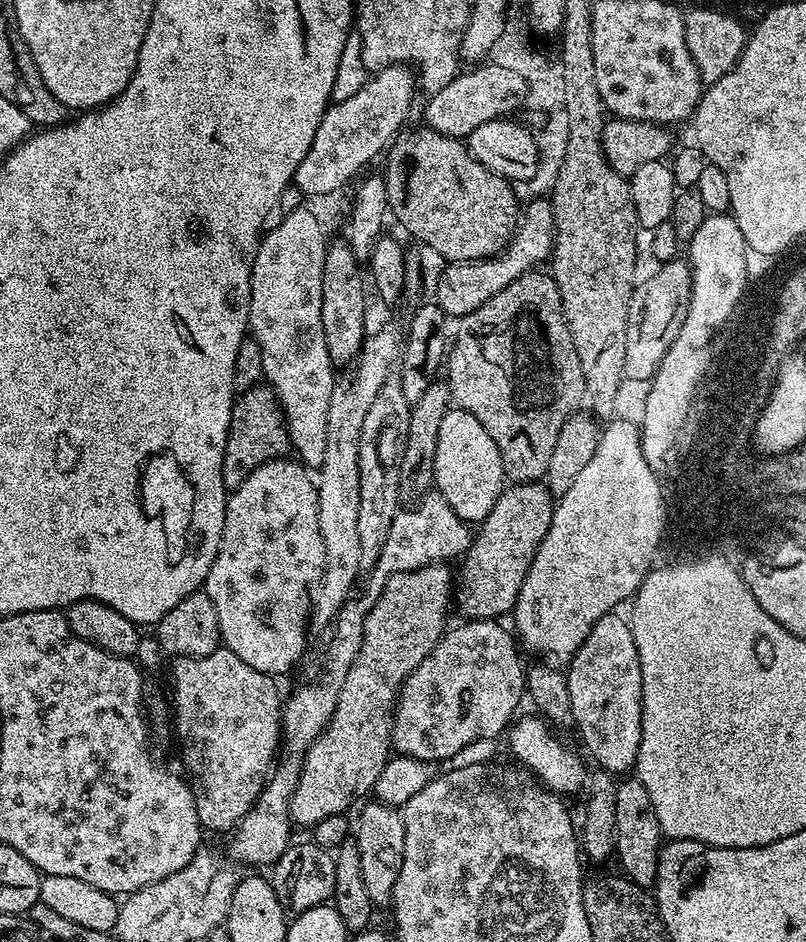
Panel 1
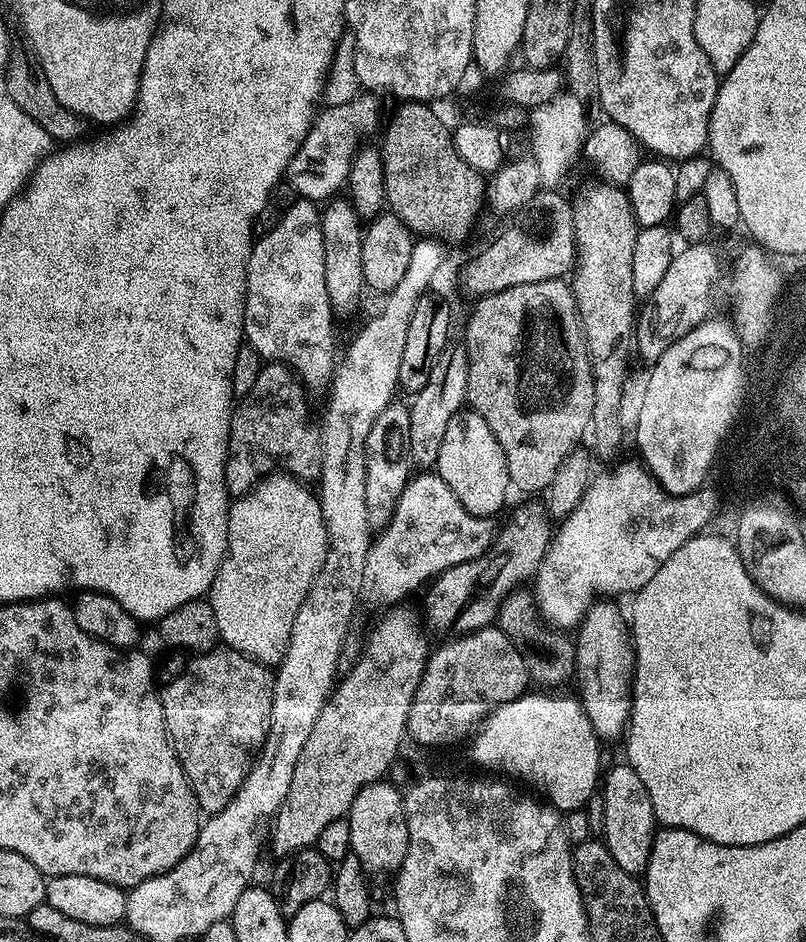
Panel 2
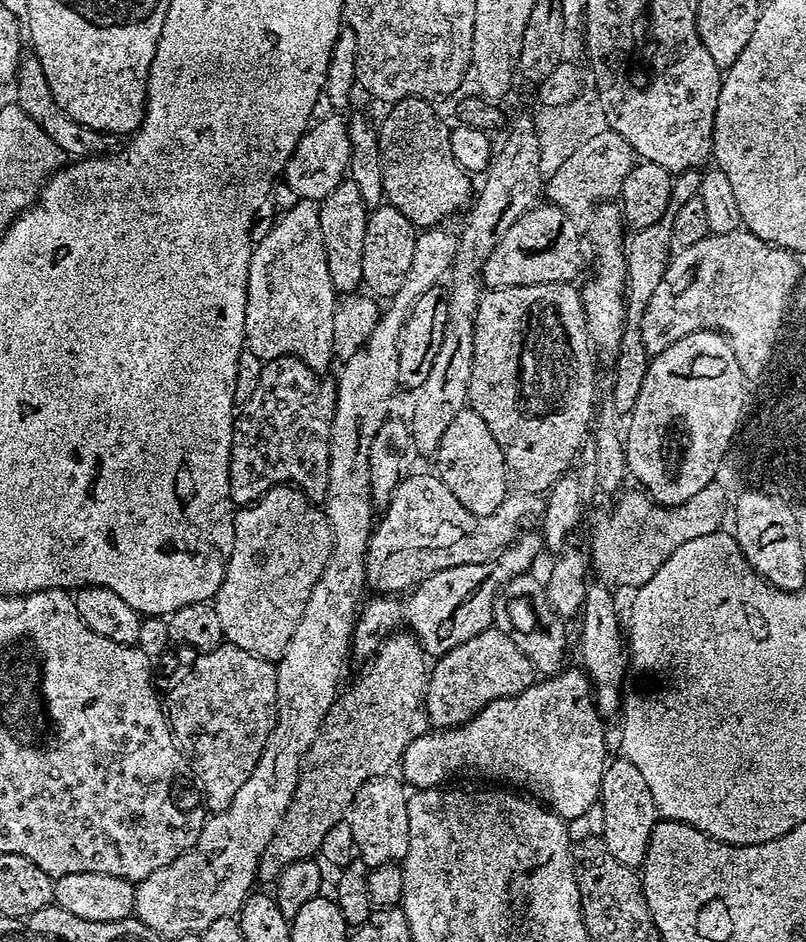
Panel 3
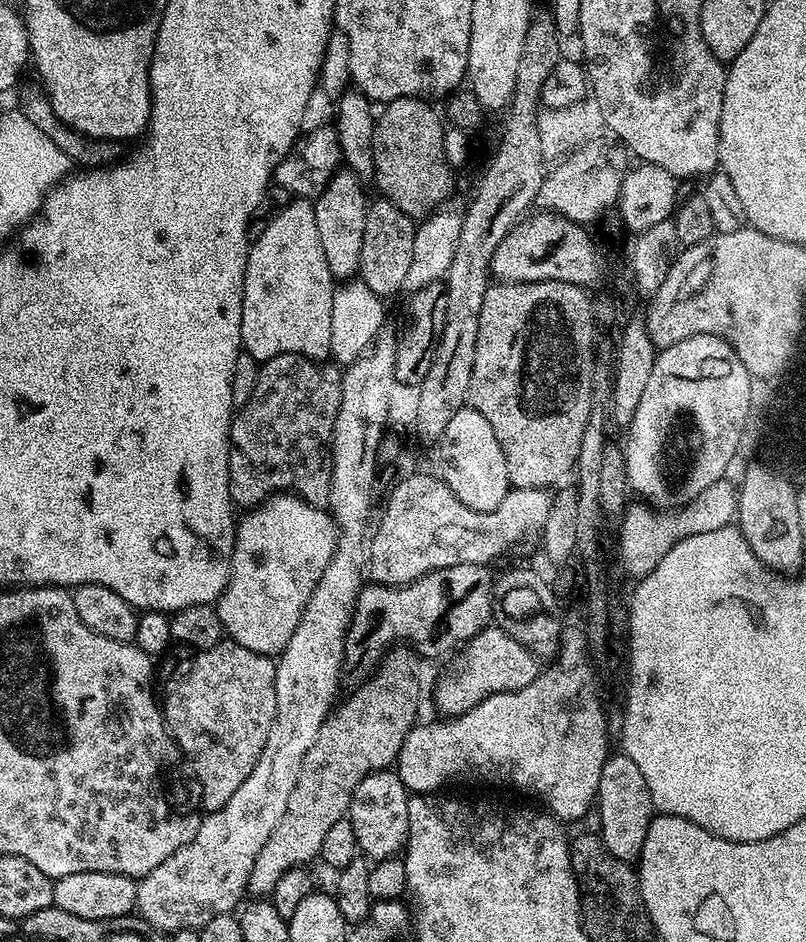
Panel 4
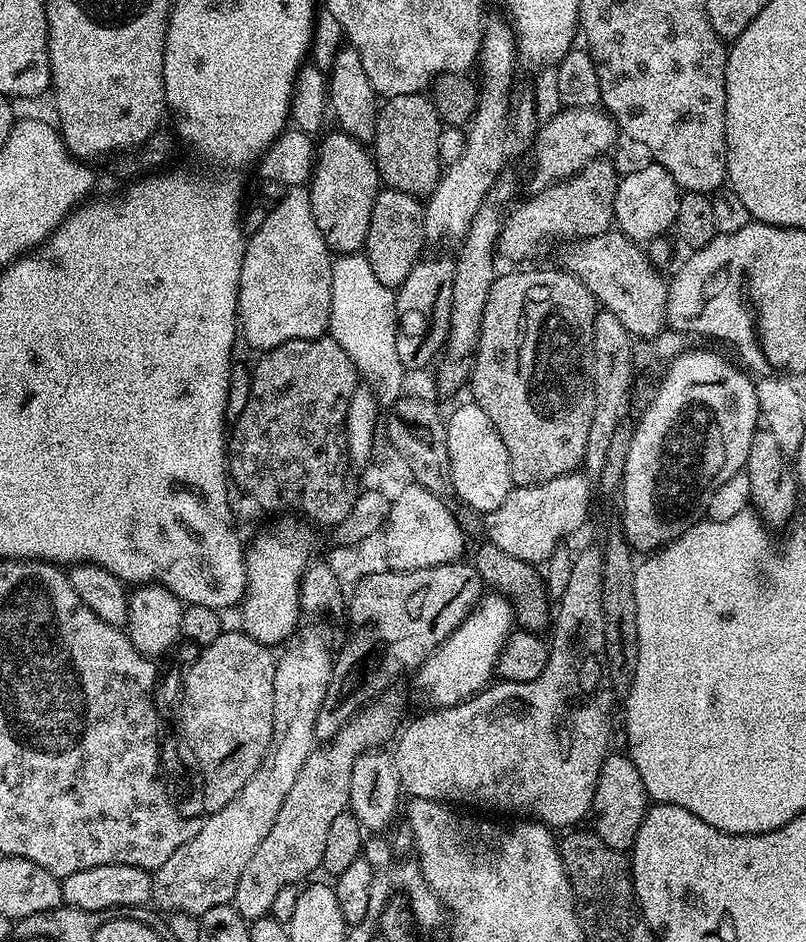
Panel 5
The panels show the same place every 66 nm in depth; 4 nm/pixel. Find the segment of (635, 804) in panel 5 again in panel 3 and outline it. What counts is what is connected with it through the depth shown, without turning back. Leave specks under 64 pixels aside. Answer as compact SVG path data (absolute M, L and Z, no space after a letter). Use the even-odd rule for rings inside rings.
M623 758L613 759L602 774L598 813L604 823L602 839L606 850L622 862L622 866L639 869L646 858L646 850L650 846L650 834L658 822L658 813L654 806L654 798L650 795L650 786L642 779L642 773L634 762Z

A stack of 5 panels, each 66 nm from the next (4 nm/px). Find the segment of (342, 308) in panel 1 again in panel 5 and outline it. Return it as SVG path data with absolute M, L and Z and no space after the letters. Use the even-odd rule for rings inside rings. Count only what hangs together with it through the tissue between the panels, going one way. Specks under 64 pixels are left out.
M334 130L324 141L319 141L308 192L314 219L333 253L359 253L363 249L370 230L370 210L374 210L374 198L381 187L375 159L361 141L341 130Z

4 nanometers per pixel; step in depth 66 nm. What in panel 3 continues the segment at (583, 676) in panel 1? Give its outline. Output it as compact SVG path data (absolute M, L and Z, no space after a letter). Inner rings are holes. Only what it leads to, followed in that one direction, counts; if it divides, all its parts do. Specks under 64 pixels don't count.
M595 583L596 592L587 592L582 607L584 614L584 625L580 628L580 660L583 671L588 673L588 679L592 682L592 694L596 708L600 711L601 717L609 718L621 711L622 695L620 691L624 688L624 675L630 672L630 652L626 647L626 636L622 631L622 620L616 617L616 604L612 601L612 596L608 593L609 589L603 583Z

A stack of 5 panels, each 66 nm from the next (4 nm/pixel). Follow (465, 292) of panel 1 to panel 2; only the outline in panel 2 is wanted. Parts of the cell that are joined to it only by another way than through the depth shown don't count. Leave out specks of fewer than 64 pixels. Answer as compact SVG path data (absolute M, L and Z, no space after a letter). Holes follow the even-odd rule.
M541 190L515 217L516 225L492 240L464 268L464 288L472 298L489 296L526 282L559 280L573 267L576 257L572 209L556 190Z

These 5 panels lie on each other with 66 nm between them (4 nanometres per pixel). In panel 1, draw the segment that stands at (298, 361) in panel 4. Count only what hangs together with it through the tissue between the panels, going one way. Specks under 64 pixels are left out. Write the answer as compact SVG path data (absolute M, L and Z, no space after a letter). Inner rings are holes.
M257 386L237 395L232 405L230 430L226 438L226 450L222 458L222 482L225 489L242 486L246 478L258 466L271 460L287 457L290 452L288 428L284 424L284 411L276 401L276 395L267 386Z

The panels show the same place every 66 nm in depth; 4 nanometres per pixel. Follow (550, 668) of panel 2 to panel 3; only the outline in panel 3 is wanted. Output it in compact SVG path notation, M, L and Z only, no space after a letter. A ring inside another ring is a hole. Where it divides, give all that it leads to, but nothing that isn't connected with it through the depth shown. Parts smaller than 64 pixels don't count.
M532 574L516 576L504 584L492 607L492 623L499 632L506 634L506 638L510 638L510 642L514 642L514 646L518 646L518 650L522 650L522 654L526 654L526 658L530 658L541 677L564 671L564 655L568 652L565 621L552 609L545 585L540 580L536 581Z

